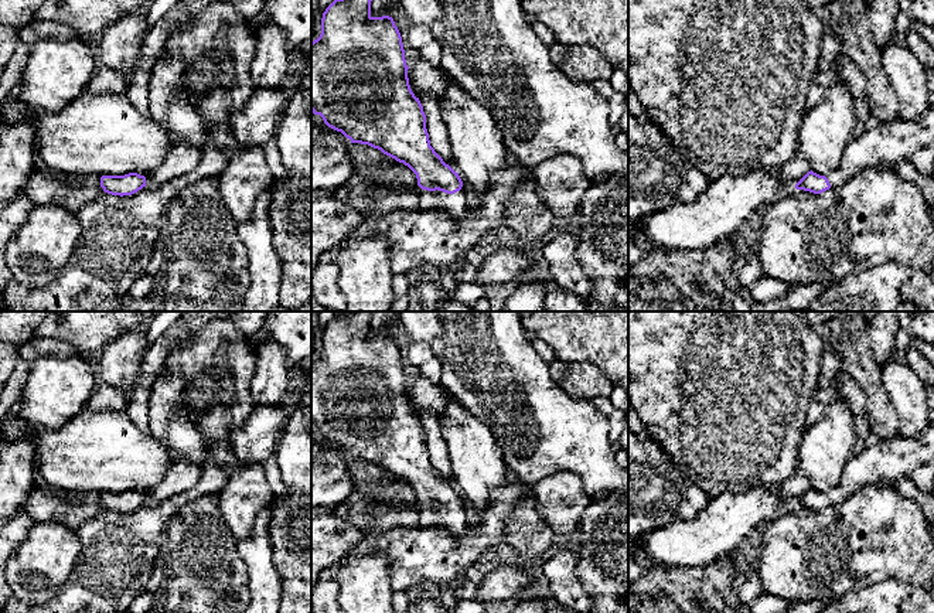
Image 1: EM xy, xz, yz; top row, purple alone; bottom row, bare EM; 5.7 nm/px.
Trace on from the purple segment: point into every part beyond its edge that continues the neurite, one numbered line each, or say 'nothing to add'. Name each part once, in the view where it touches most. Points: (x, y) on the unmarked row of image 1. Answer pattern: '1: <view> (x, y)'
1: xz (456, 523)

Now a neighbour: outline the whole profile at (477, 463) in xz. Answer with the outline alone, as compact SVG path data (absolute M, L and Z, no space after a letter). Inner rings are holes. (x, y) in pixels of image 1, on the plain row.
M457 399L447 401L439 422L468 517L484 515L492 505L490 490L514 483L502 452L490 429Z

